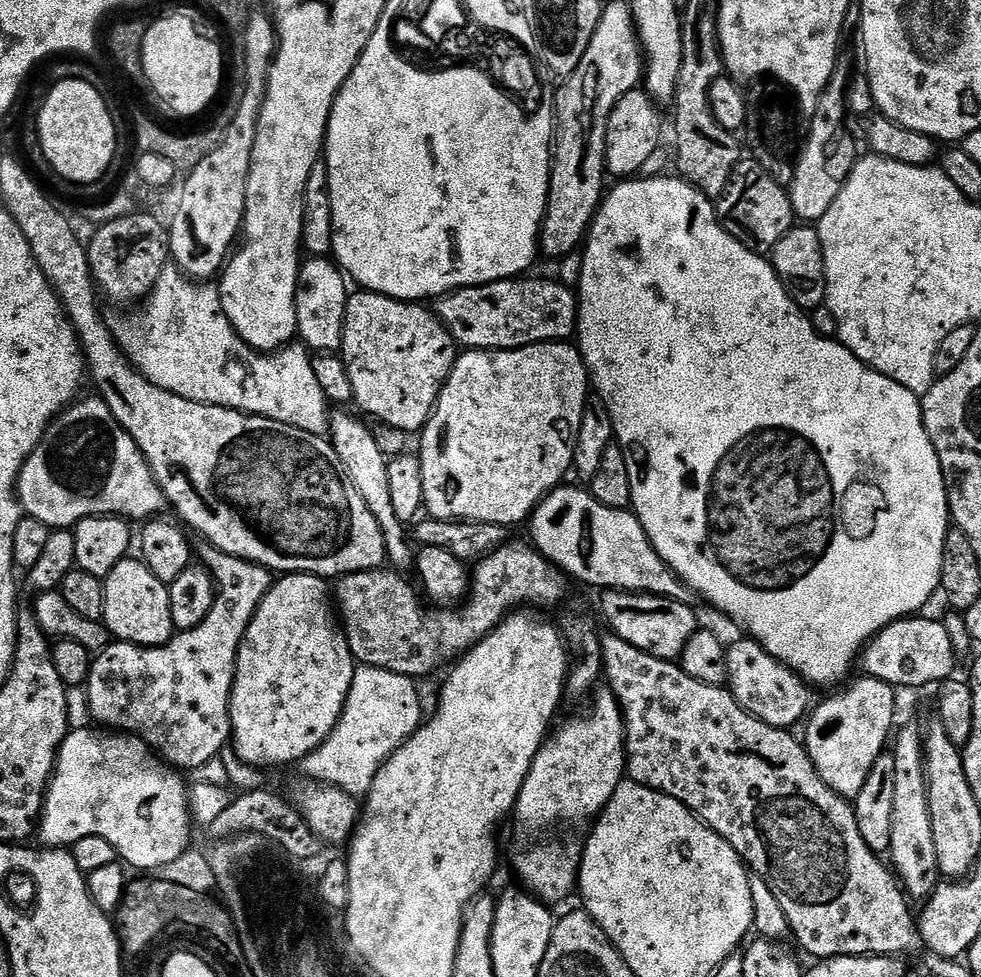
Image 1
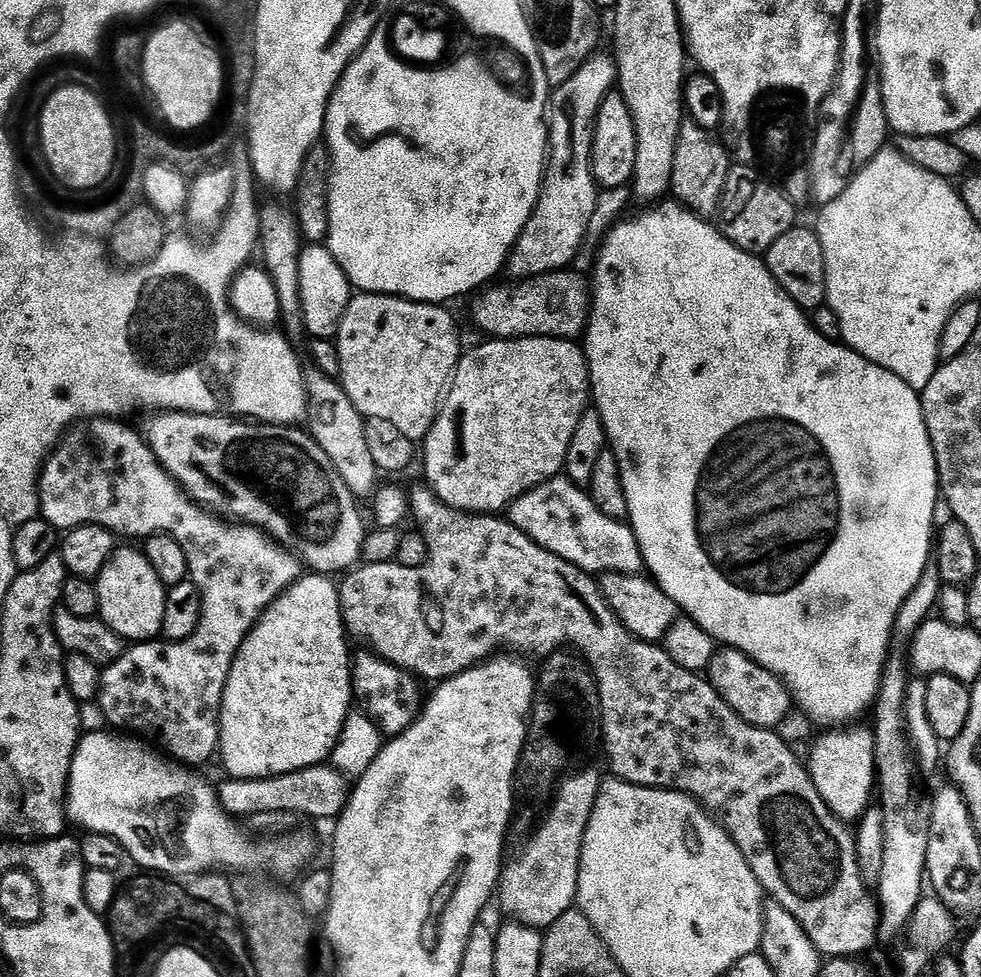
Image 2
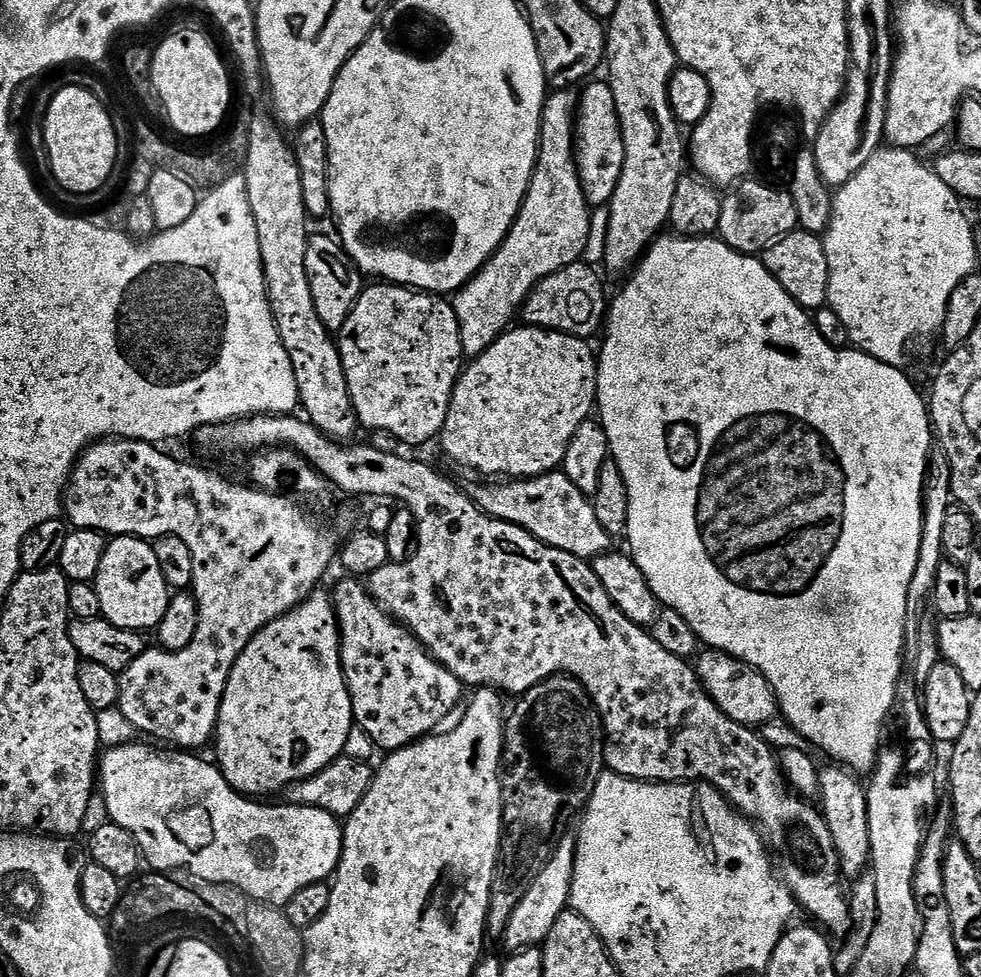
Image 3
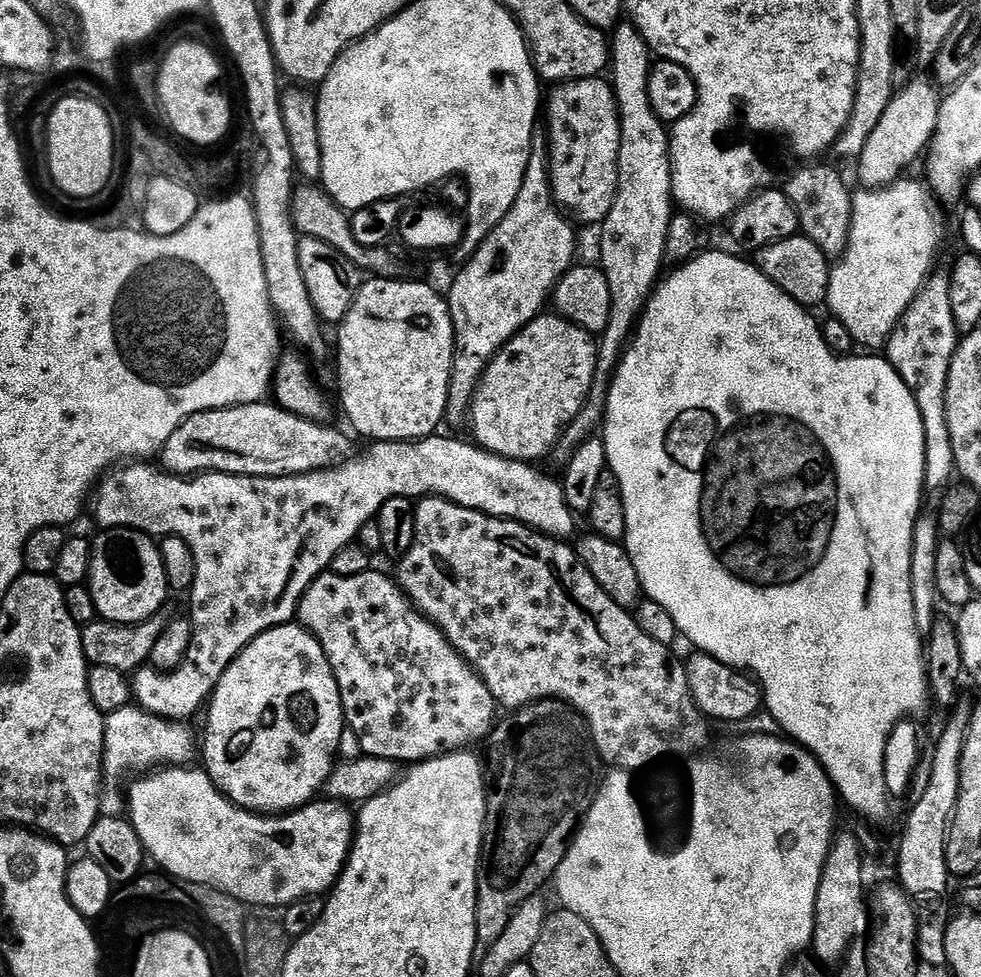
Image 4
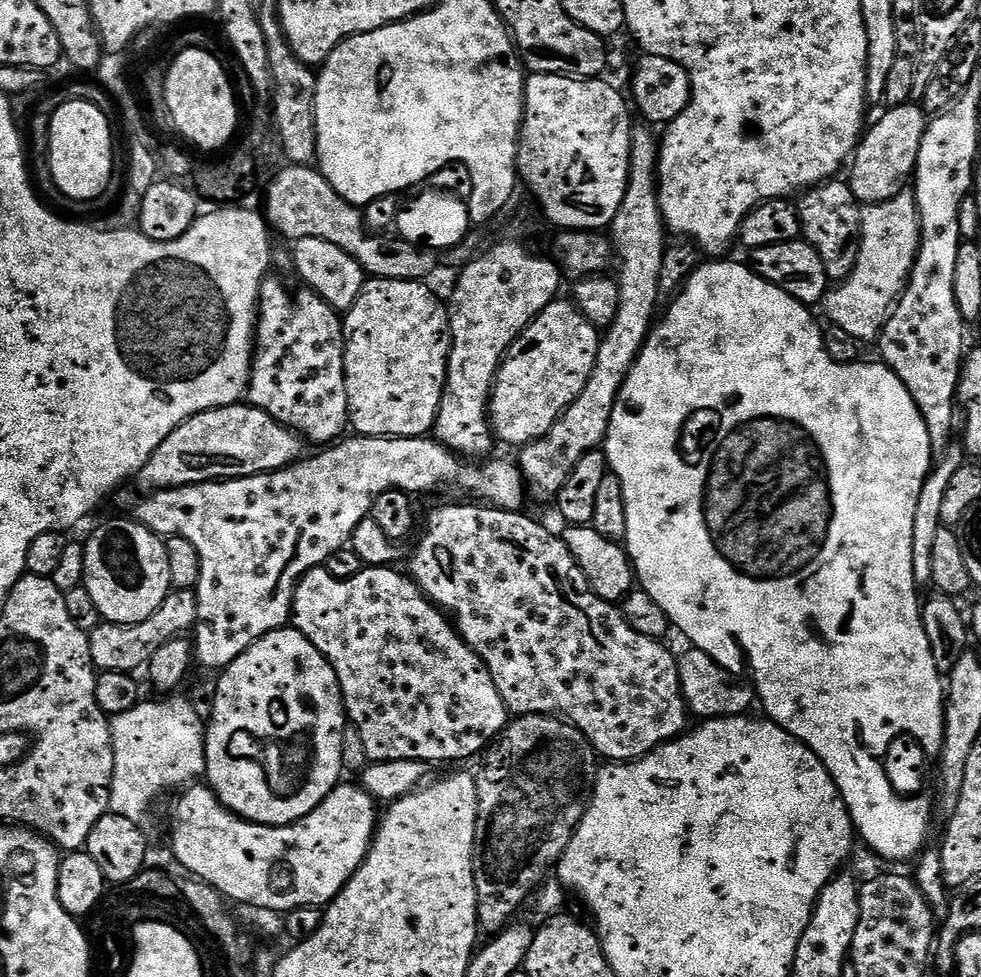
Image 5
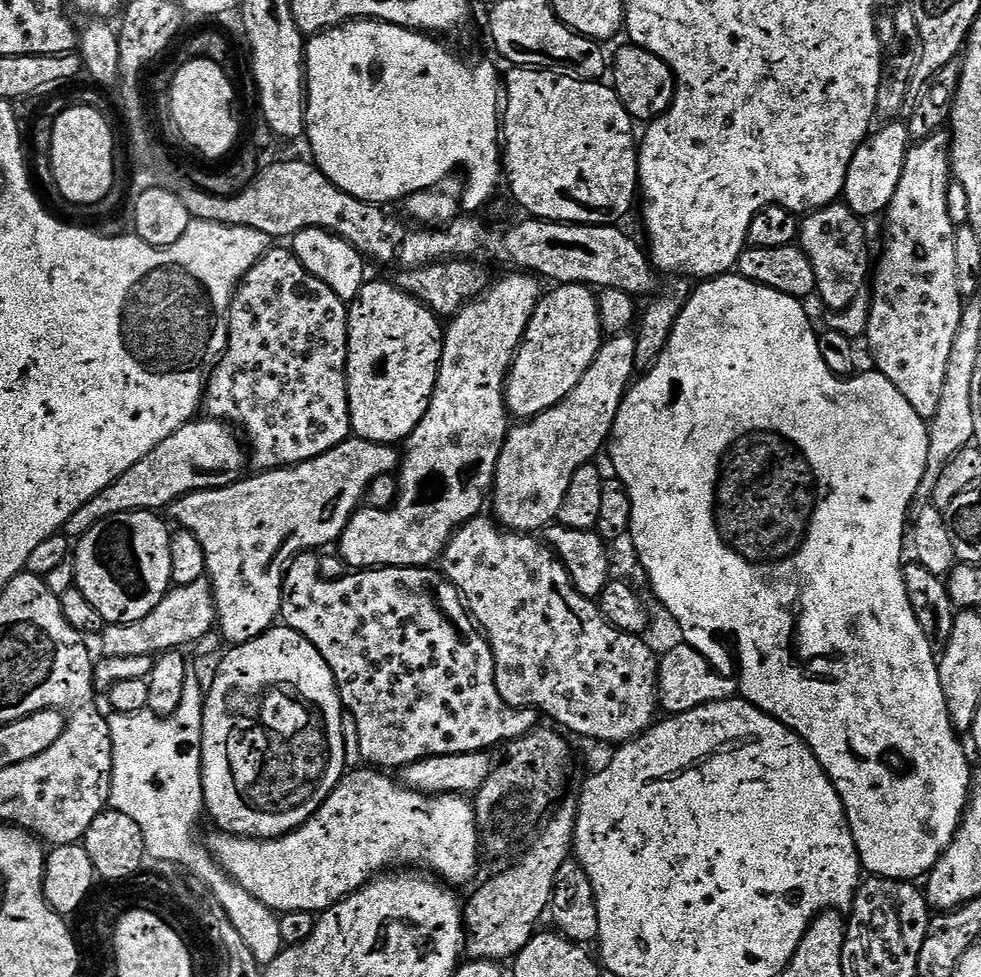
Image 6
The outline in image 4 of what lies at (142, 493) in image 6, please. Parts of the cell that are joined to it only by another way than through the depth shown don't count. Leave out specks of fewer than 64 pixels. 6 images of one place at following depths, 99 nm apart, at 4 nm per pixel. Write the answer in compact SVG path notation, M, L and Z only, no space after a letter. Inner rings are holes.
M275 402L200 411L184 420L164 443L160 451L161 465L171 475L183 476L208 471L231 476L301 476L307 472L324 472L347 463L354 456L353 437L347 431L339 432L326 425L288 412Z

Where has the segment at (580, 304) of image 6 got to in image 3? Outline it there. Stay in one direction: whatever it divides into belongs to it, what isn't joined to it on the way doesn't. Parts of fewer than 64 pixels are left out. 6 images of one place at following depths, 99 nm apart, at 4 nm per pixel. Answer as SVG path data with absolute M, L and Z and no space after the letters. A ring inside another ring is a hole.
M535 326L509 327L498 339L491 344L480 356L475 357L461 371L456 389L452 392L452 401L446 414L444 428L440 431L438 445L444 451L444 456L452 464L465 468L468 472L477 472L480 478L527 478L530 476L545 476L548 472L557 471L564 463L566 446L570 446L570 438L574 438L574 430L582 426L582 422L593 415L596 408L596 361L597 353L587 339L571 336L565 332L551 332L548 328Z

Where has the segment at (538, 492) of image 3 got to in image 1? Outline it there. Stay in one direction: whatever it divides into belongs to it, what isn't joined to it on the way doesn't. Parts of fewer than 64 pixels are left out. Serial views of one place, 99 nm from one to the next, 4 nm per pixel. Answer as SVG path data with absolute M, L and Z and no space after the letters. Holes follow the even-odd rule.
M561 486L548 493L532 512L532 540L536 551L555 564L573 581L581 580L592 588L618 592L642 592L692 604L694 593L666 566L654 550L636 513L622 508L602 506L591 491Z

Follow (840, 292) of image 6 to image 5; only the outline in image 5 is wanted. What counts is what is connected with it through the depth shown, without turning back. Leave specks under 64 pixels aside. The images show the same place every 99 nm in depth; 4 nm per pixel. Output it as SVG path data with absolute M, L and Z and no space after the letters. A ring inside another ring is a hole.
M833 178L809 188L799 197L800 234L822 258L829 281L845 280L854 270L860 253L860 218L862 205L852 192L851 183Z

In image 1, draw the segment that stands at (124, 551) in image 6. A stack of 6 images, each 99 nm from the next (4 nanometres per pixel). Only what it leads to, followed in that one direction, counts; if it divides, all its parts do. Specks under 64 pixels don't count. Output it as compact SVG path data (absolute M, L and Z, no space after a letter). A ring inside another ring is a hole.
M126 558L122 562L118 562L118 566L114 566L114 570L110 570L110 574L103 577L104 593L106 594L103 622L117 641L126 644L139 644L141 648L158 648L167 640L172 639L174 635L170 618L168 585L163 584L158 578L154 578L154 574L144 565L143 559L132 559Z

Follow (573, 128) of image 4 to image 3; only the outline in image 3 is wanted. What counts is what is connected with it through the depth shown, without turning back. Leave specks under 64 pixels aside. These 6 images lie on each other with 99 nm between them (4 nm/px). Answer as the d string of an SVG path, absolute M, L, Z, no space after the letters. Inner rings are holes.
M606 82L600 84L589 83L585 92L579 93L580 107L576 117L576 169L580 175L580 184L584 187L584 194L589 205L607 205L612 199L614 190L618 186L618 178L622 178L624 165L624 135L618 122L618 110L614 106L612 88Z

